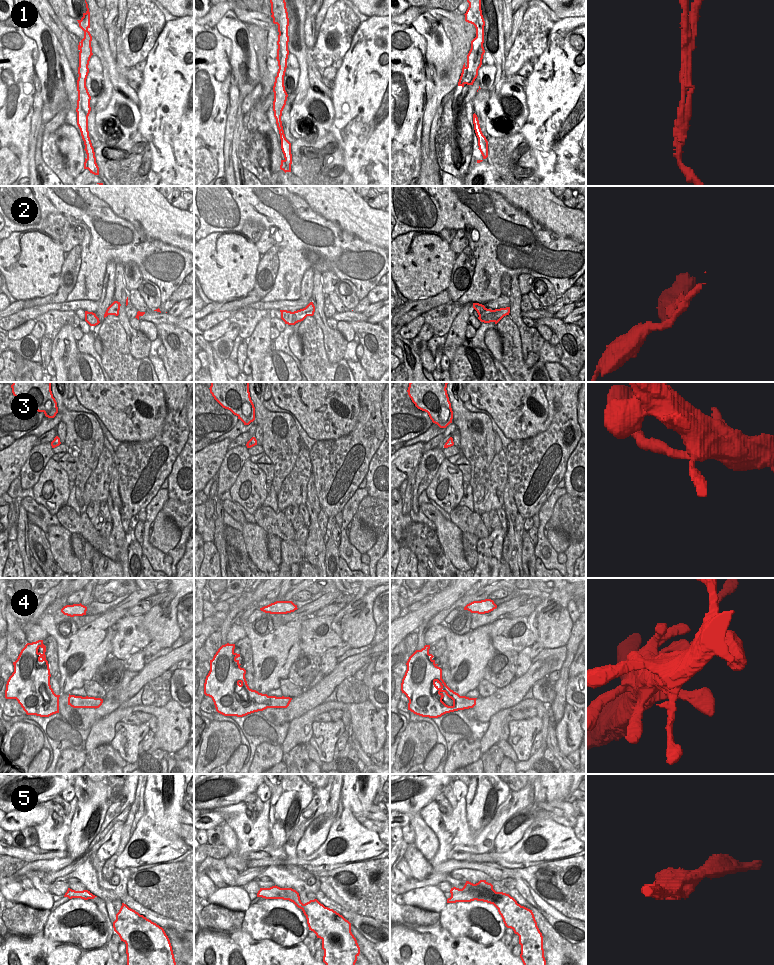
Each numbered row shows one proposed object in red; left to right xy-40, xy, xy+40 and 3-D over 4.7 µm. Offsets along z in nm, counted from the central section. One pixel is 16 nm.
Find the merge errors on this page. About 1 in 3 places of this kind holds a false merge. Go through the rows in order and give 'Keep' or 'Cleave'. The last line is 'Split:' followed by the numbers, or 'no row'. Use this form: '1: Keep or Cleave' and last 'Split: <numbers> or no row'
1: Cleave
2: Cleave
3: Keep
4: Keep
5: Keep
Split: 1, 2.

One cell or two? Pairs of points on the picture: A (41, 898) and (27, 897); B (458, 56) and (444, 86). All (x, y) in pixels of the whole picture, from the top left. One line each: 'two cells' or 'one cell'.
A: one cell
B: one cell

